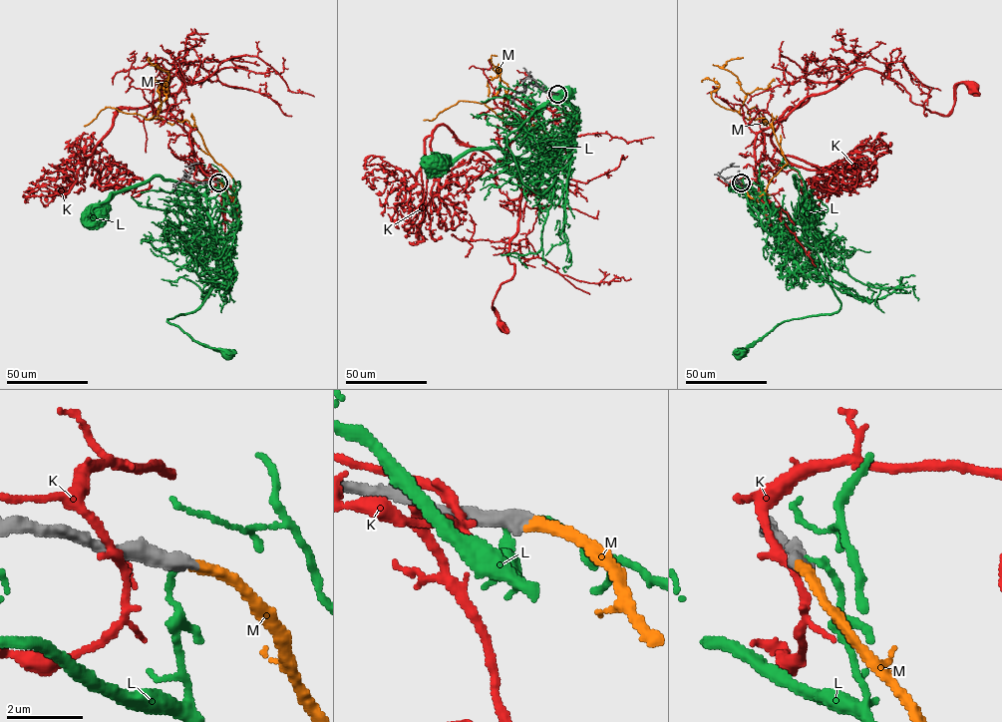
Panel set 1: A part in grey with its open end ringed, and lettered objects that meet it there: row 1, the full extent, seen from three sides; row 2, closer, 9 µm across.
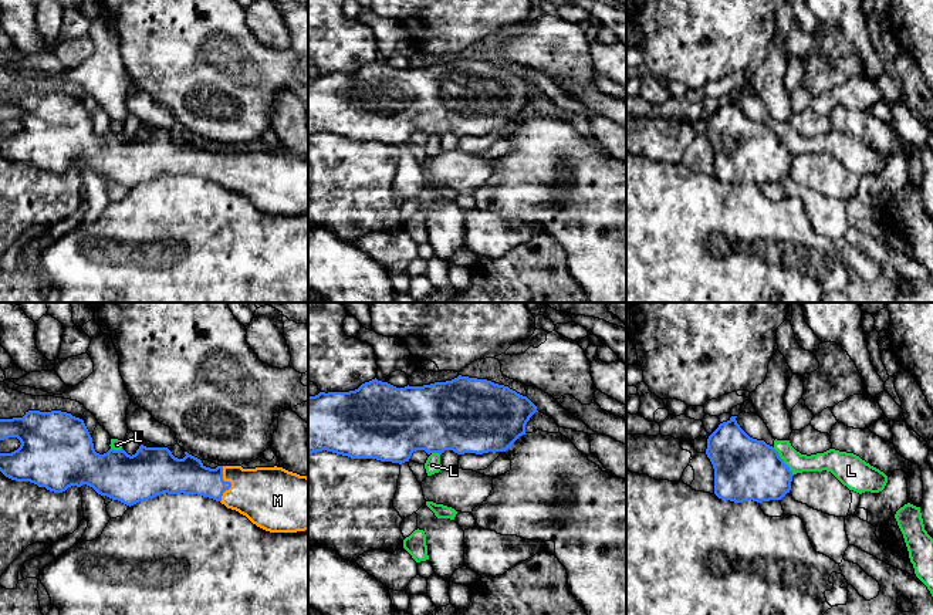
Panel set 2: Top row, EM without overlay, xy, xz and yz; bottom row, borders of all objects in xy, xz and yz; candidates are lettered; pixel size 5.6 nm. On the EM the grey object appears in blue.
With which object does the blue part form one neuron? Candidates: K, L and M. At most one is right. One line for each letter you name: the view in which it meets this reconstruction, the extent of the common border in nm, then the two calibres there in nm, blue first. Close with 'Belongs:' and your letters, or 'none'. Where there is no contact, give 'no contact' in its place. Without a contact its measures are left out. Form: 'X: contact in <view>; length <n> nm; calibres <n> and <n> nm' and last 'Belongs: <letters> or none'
M: contact in xy; length 200 nm; calibres 200 and 360 nm
Belongs: M

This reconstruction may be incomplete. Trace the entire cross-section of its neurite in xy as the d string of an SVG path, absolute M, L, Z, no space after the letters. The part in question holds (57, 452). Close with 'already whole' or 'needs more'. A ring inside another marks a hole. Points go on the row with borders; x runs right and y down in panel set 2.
M28 410L23 418L0 419L0 440L9 437L17 437L21 445L11 453L0 453L0 472L16 481L30 481L54 493L87 484L98 494L129 507L163 493L197 494L220 501L270 533L308 530L308 477L283 467L217 466L210 469L187 452L183 459L178 459L168 447L143 445L132 456L124 449L109 449L99 455L94 449L84 420L61 410Z | needs more

